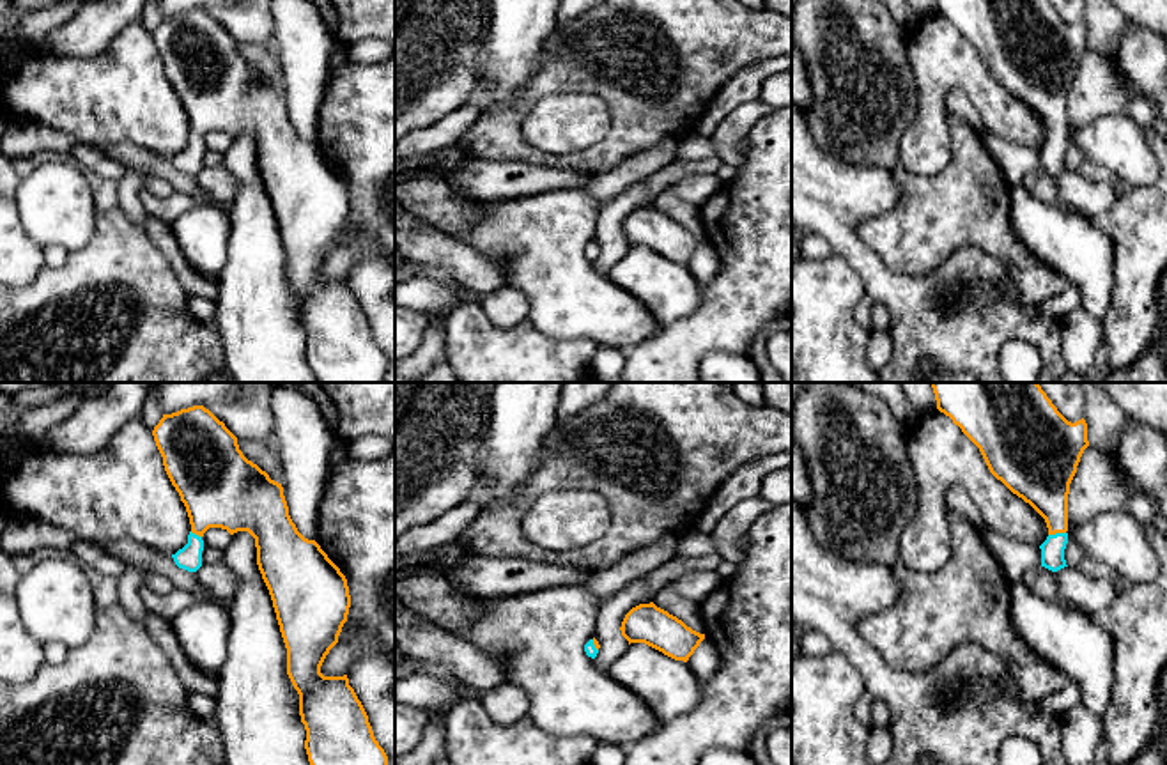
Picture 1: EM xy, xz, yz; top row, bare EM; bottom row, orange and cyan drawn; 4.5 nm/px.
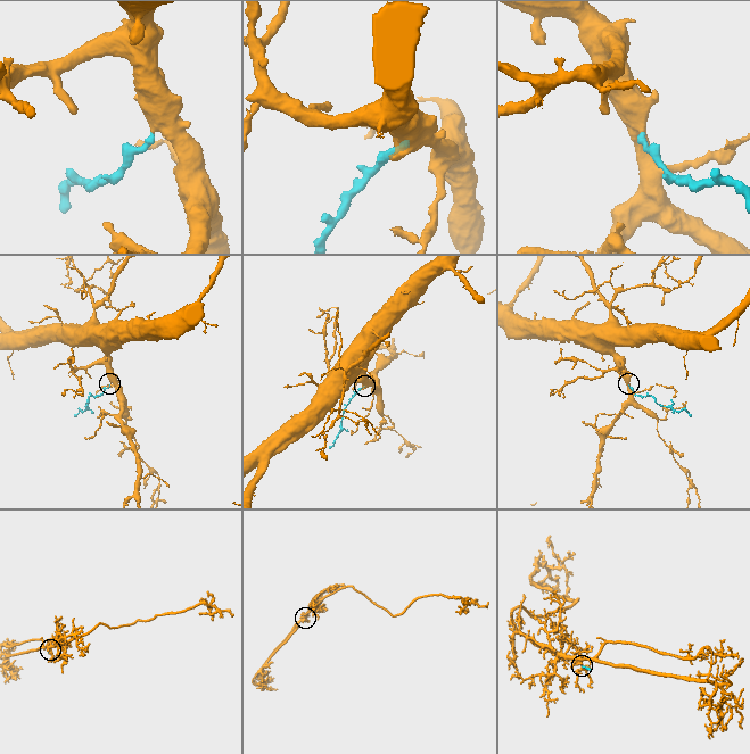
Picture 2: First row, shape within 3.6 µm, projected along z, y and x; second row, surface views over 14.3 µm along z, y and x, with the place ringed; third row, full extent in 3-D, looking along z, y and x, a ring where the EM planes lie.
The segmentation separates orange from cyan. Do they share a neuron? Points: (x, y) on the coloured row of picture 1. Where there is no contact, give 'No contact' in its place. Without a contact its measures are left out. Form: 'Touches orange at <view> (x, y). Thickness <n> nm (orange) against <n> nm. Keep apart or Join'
Touches orange at yz (1056, 532). Thickness 260 nm (orange) against 110 nm. Join

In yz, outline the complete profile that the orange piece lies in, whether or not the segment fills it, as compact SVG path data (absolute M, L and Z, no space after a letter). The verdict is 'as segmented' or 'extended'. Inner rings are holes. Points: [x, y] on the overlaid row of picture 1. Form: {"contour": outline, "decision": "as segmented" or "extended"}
{"contour": "M931 382L931 388L937 409L949 416L979 448L990 473L1045 519L1048 537L1039 545L1041 567L1052 572L1068 567L1064 560L1068 544L1068 494L1080 457L1089 446L1086 420L1082 418L1075 423L1068 421L1038 382Z", "decision": "extended"}

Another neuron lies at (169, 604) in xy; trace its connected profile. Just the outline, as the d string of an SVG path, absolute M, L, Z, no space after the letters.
M147 586L140 588L140 599L151 613L163 616L166 622L172 622L181 611L197 600L191 593L181 588L159 593Z

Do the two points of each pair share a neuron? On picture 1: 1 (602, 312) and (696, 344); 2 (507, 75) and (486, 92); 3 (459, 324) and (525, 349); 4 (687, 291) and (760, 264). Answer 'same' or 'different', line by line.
1: different
2: same
3: same
4: different

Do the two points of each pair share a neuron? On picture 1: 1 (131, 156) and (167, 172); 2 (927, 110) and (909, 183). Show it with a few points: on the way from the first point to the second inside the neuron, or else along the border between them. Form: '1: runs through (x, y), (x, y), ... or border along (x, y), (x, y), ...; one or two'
1: runs through (140, 158), (158, 165); one
2: border along (896, 142), (916, 174), (937, 174), (950, 156); two

